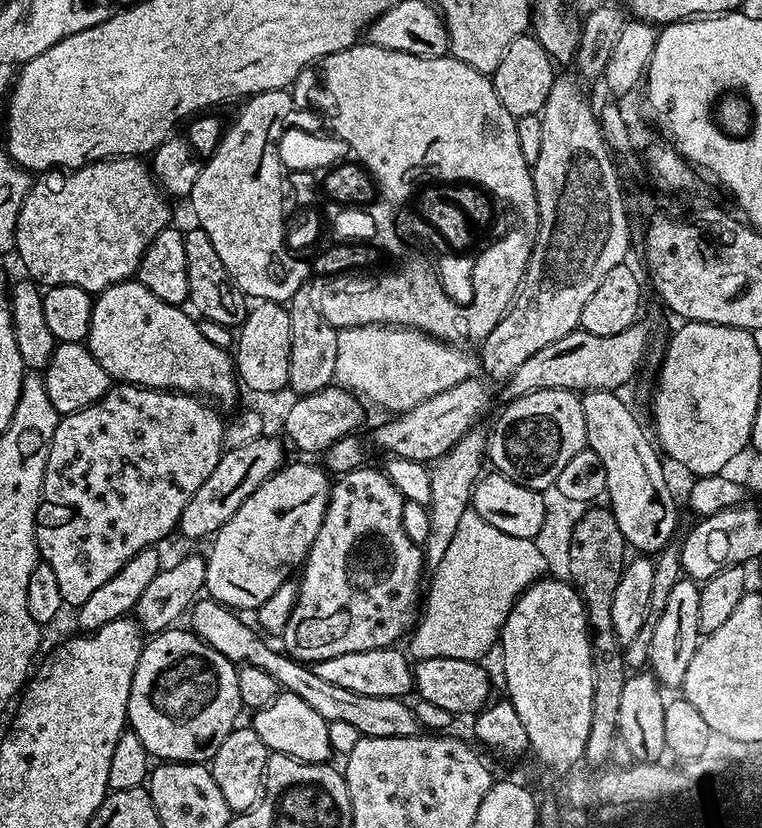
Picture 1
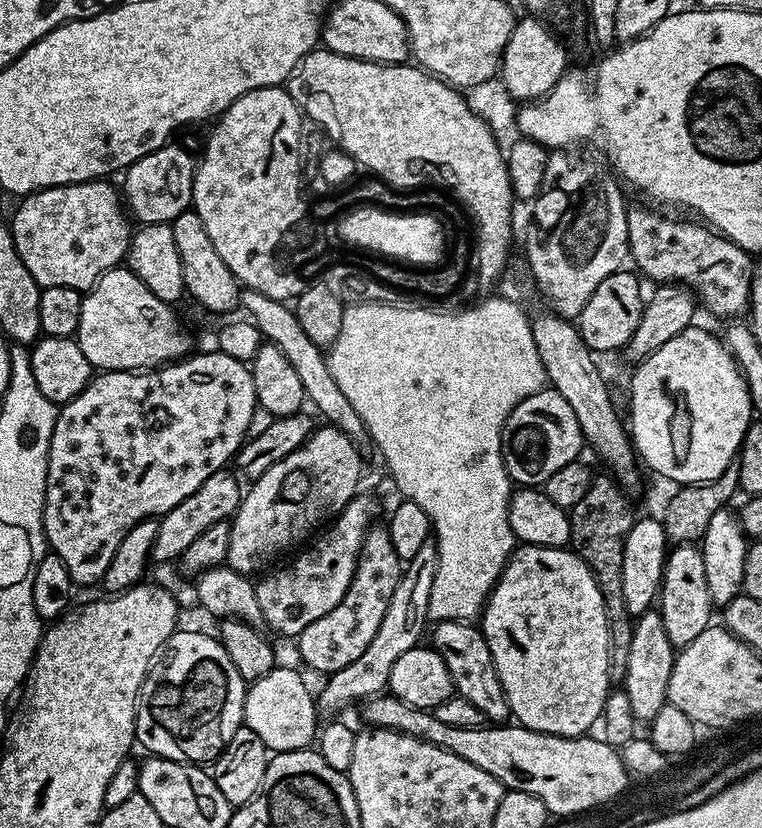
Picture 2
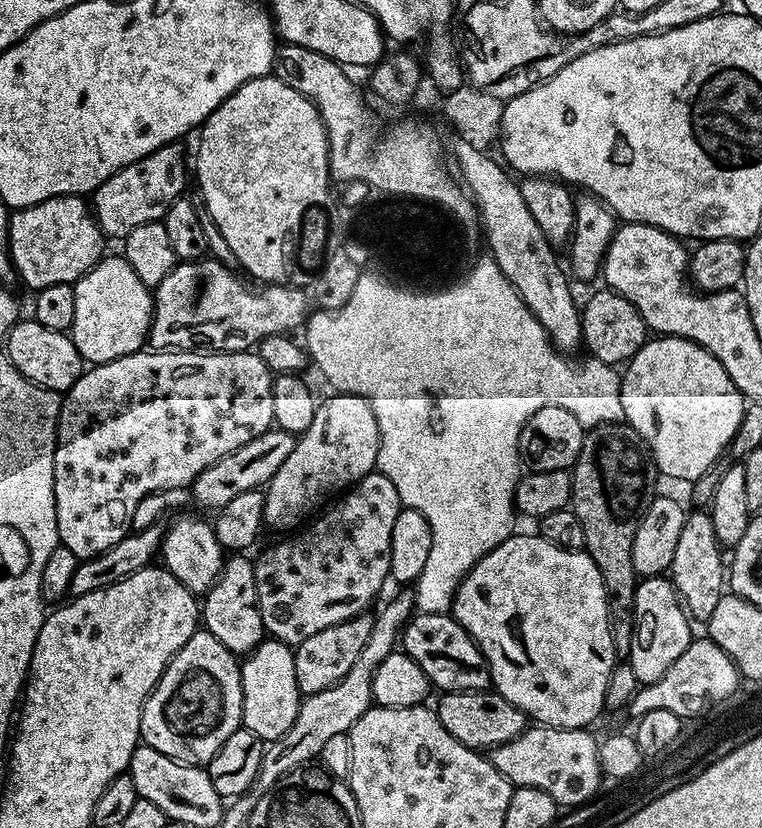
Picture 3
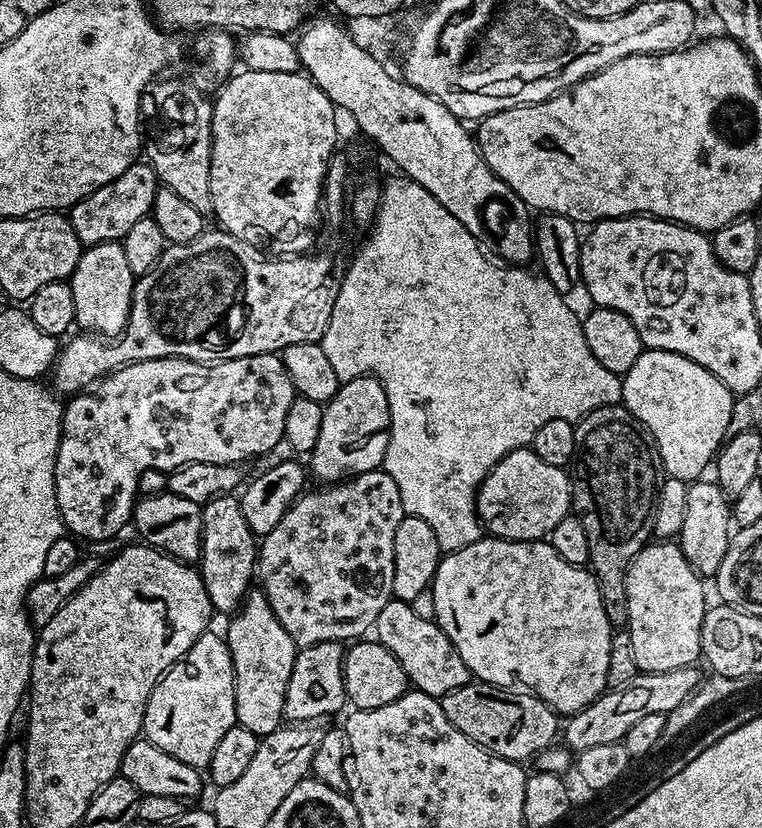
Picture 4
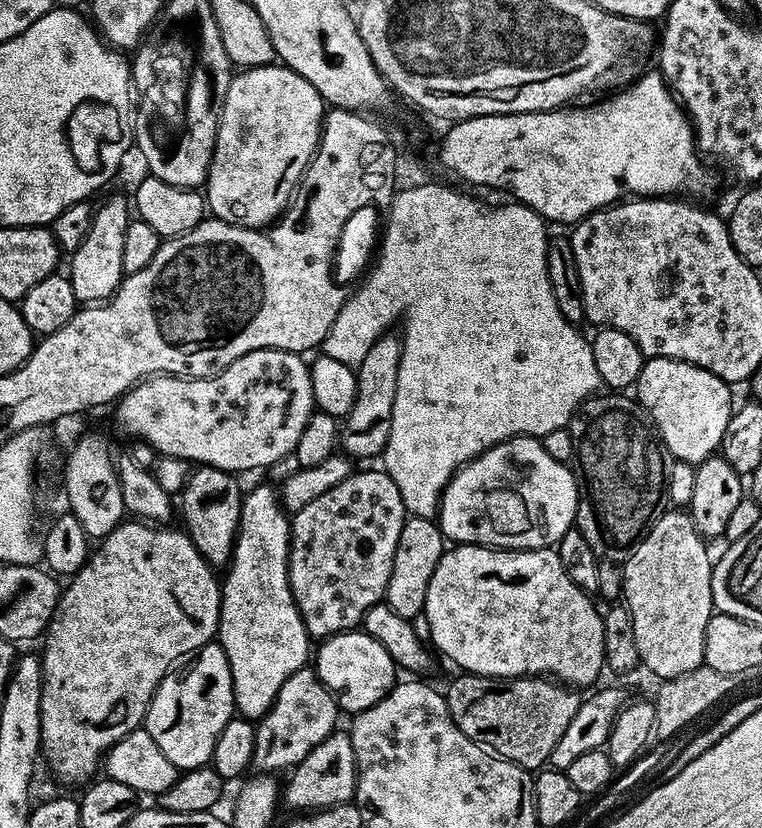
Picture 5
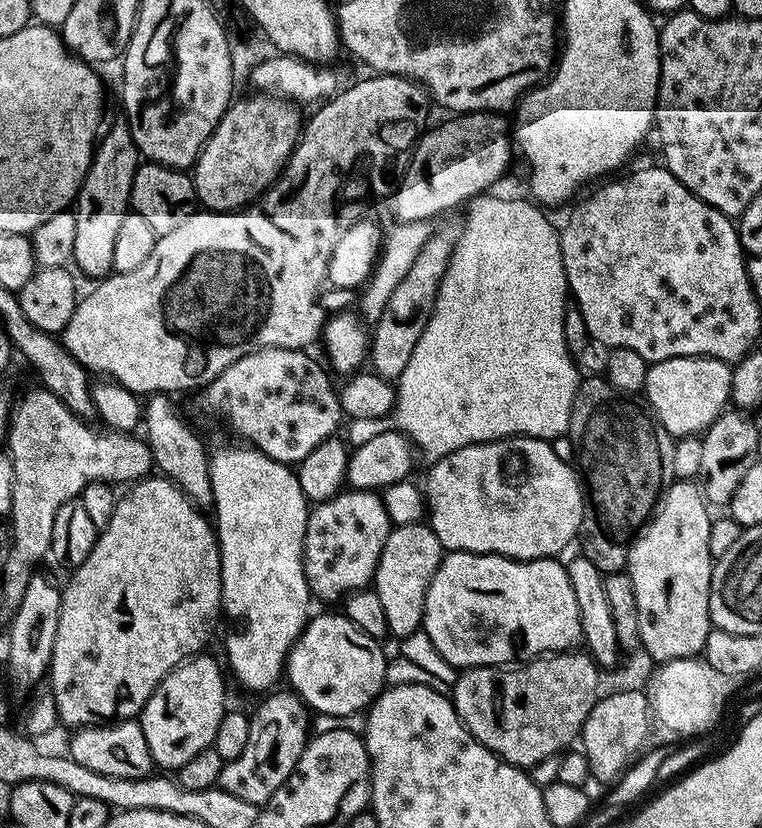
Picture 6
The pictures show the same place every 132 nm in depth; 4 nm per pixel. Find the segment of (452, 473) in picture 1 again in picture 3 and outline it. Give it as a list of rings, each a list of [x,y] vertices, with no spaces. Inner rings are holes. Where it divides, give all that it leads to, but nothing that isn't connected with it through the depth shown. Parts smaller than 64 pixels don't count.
[[[400,590],[400,593],[380,613],[375,613],[370,639],[366,641],[362,654],[358,654],[358,662],[354,662],[354,666],[350,666],[350,674],[346,674],[334,686],[330,686],[318,694],[304,696],[300,702],[298,718],[294,718],[294,726],[290,726],[290,730],[286,730],[286,734],[282,734],[265,747],[262,766],[254,785],[255,791],[258,790],[257,793],[273,791],[277,782],[288,772],[293,772],[294,769],[315,761],[319,757],[322,746],[326,746],[326,742],[330,742],[330,738],[338,738],[347,734],[354,726],[354,722],[358,722],[358,718],[362,718],[362,714],[366,714],[366,710],[373,707],[372,679],[374,672],[378,670],[378,666],[390,653],[397,651],[404,627],[407,626],[413,615],[414,596],[408,590]]]

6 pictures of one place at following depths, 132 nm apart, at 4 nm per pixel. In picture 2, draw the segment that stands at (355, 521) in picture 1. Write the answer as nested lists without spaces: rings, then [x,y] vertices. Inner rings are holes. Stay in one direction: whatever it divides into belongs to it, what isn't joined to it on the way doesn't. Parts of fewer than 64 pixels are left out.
[[[373,526],[364,534],[364,545],[354,570],[354,578],[338,606],[330,610],[318,622],[310,622],[306,630],[298,633],[300,640],[300,656],[316,672],[331,674],[350,666],[354,658],[359,658],[370,646],[374,634],[378,634],[378,626],[382,626],[382,618],[386,615],[386,606],[390,606],[390,594],[394,594],[394,586],[398,586],[402,562],[394,550],[394,542],[390,542],[387,527]]]

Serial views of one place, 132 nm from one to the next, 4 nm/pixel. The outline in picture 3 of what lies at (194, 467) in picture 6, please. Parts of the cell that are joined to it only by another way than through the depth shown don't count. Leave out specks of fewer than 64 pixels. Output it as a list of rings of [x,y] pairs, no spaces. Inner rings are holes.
[[[244,554],[229,555],[214,586],[202,597],[203,631],[214,634],[214,638],[218,638],[218,642],[222,642],[222,646],[226,646],[226,650],[230,650],[237,658],[247,656],[266,639],[258,606],[256,565],[246,557]]]

